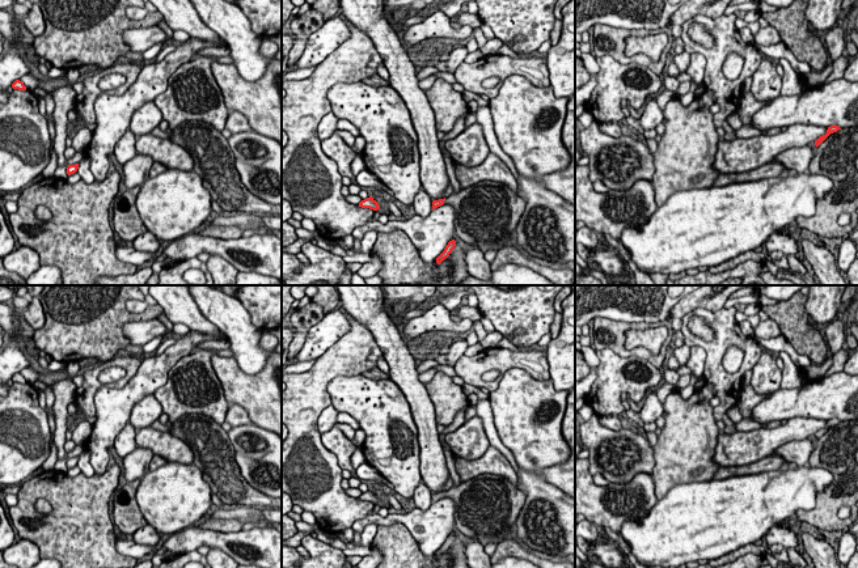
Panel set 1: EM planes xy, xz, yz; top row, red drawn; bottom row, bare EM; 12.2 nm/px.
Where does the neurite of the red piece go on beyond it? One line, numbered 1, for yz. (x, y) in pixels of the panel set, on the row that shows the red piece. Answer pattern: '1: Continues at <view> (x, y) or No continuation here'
1: No continuation here

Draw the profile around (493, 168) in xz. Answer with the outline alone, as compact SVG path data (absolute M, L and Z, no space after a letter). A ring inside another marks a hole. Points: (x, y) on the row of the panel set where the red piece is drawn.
M493 152L489 153L486 160L473 168L464 166L455 162L456 179L462 188L468 188L479 181L495 181L504 183L513 192L517 194L517 182L510 168Z

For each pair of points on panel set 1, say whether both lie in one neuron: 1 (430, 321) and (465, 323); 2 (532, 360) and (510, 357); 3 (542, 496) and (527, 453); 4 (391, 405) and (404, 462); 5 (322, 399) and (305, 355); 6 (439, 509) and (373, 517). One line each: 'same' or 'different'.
1: same
2: same
3: different
4: same
5: different
6: same

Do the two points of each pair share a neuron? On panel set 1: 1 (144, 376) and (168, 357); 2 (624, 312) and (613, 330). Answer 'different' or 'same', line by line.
1: same
2: different

